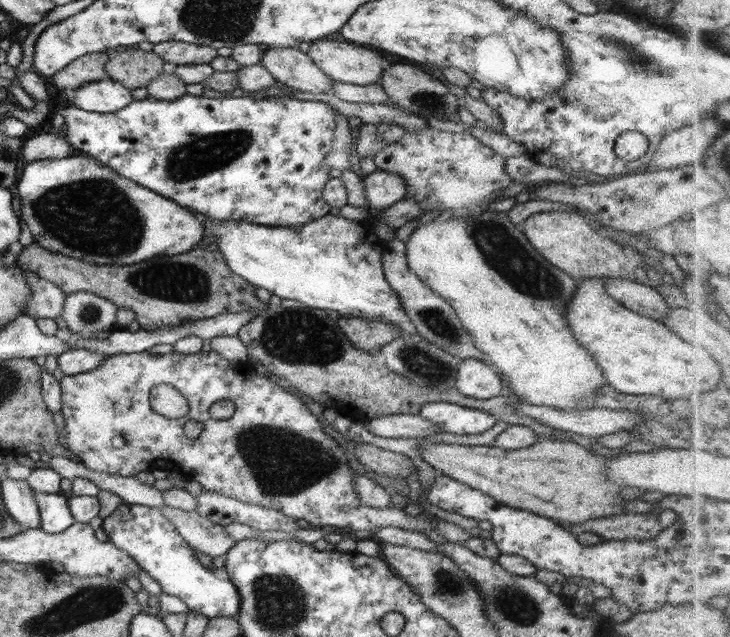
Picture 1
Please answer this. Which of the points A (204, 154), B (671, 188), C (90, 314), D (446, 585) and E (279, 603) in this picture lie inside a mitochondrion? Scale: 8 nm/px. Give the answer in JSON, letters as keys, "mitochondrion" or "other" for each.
{"A":"mitochondrion","B":"other","C":"mitochondrion","D":"mitochondrion","E":"mitochondrion"}

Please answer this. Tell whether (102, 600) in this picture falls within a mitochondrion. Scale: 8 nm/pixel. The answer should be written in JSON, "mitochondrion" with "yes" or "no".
{"mitochondrion":"yes"}

